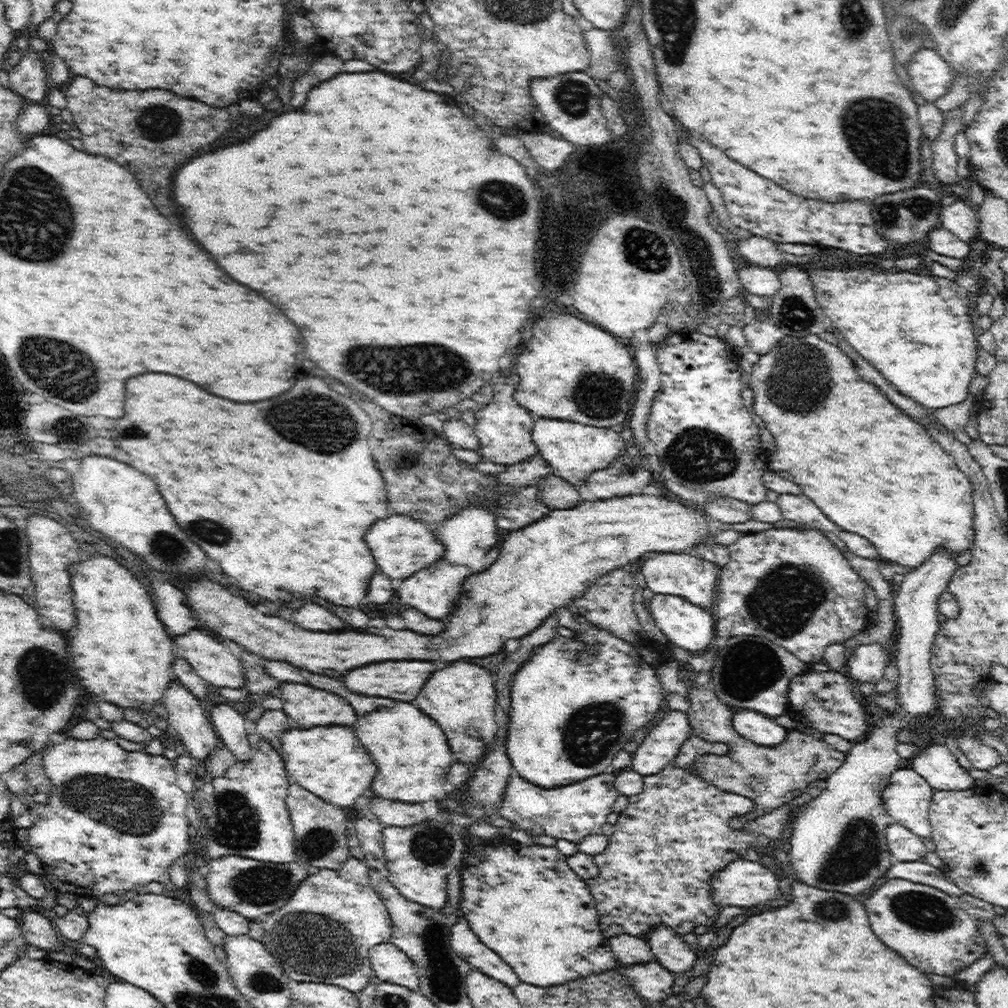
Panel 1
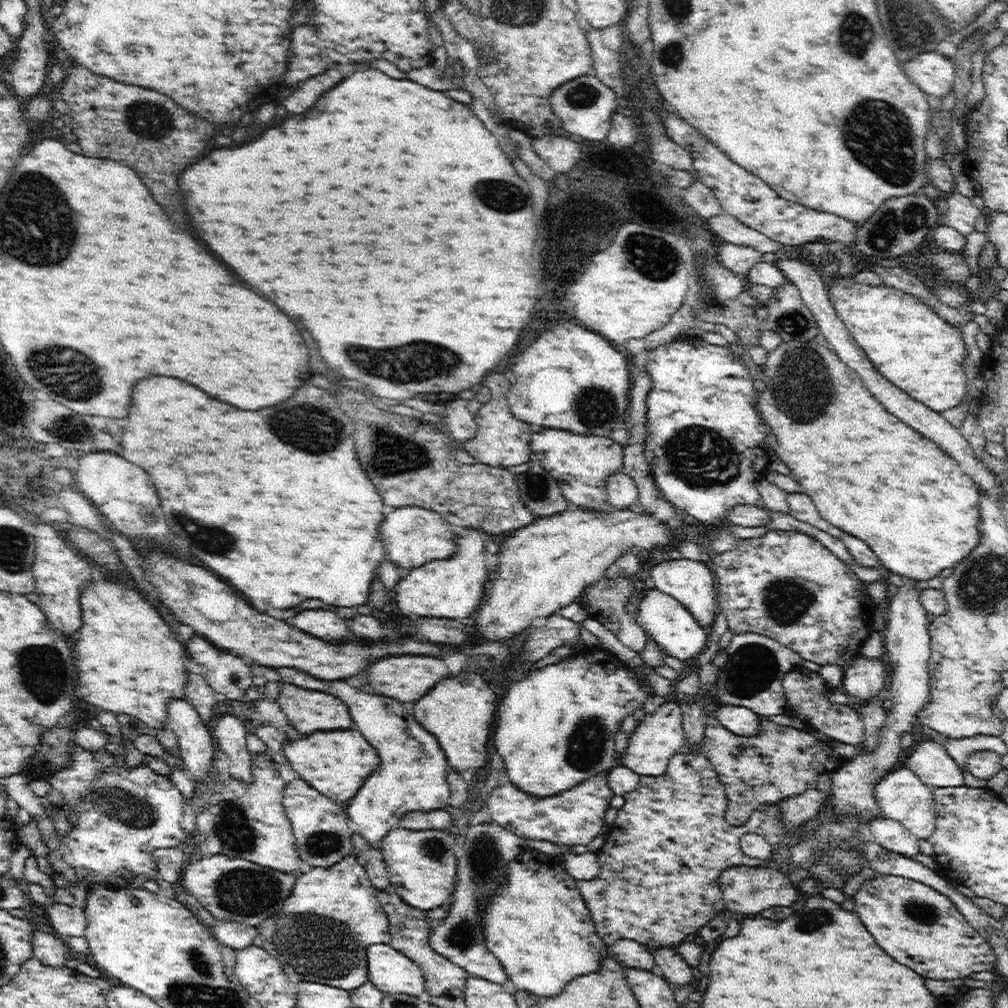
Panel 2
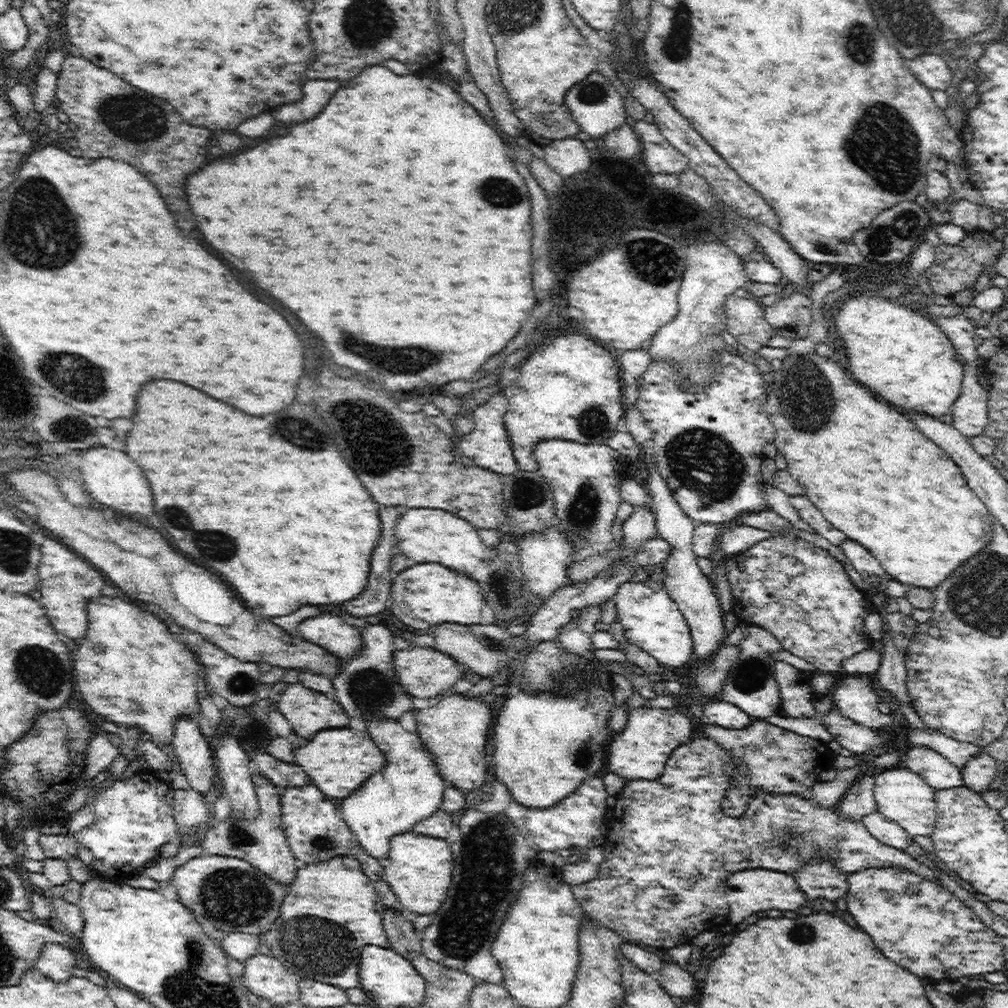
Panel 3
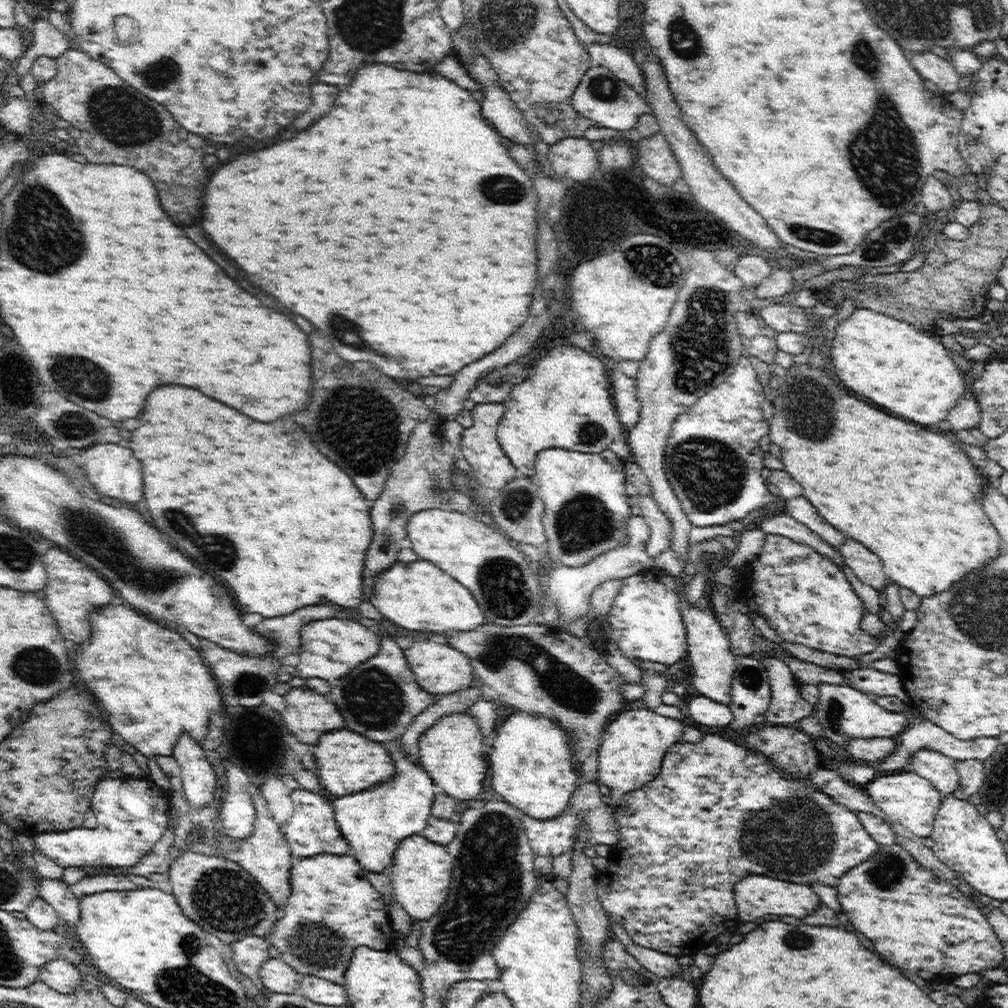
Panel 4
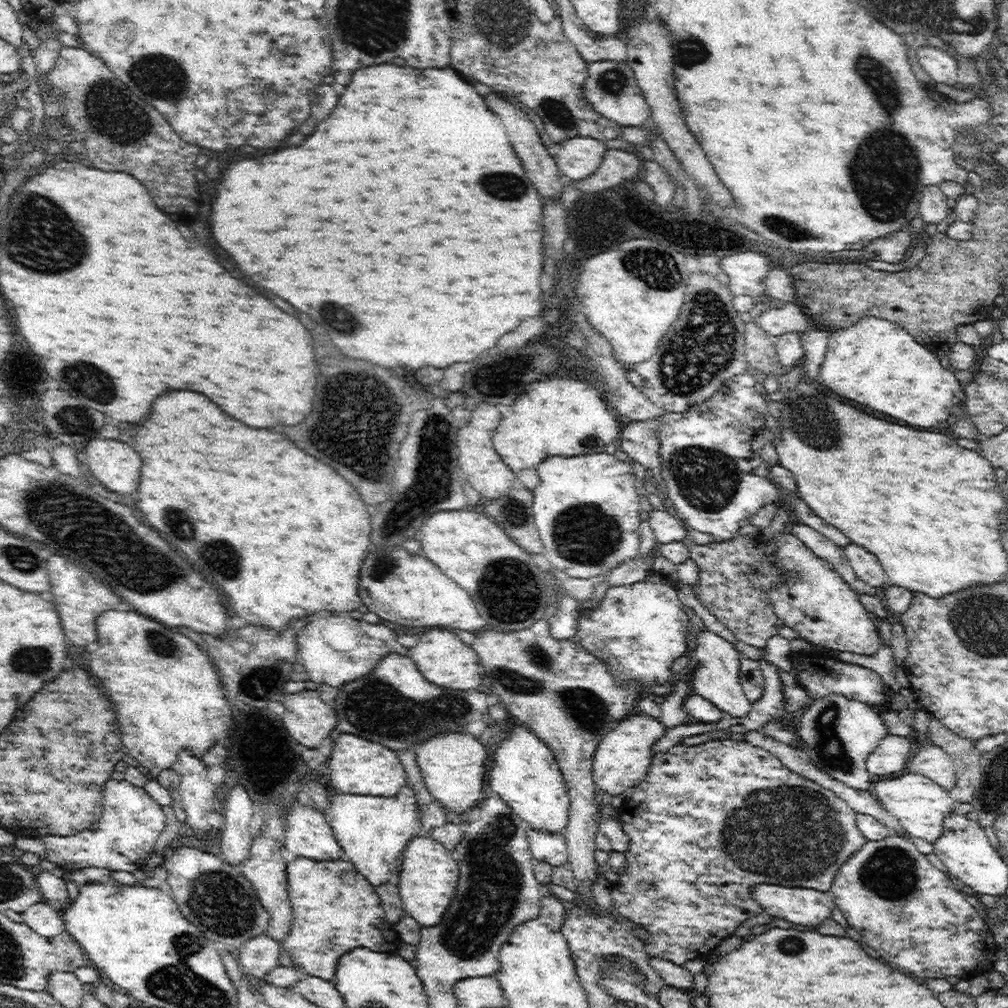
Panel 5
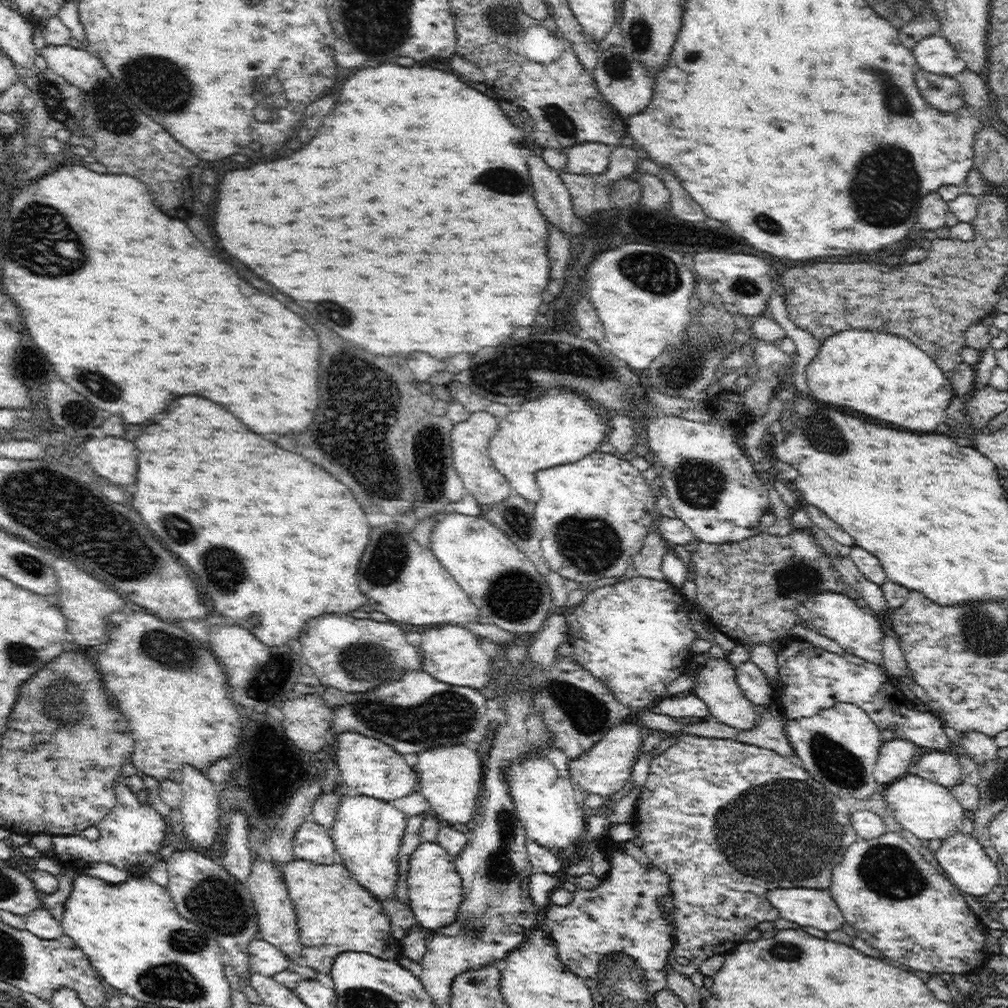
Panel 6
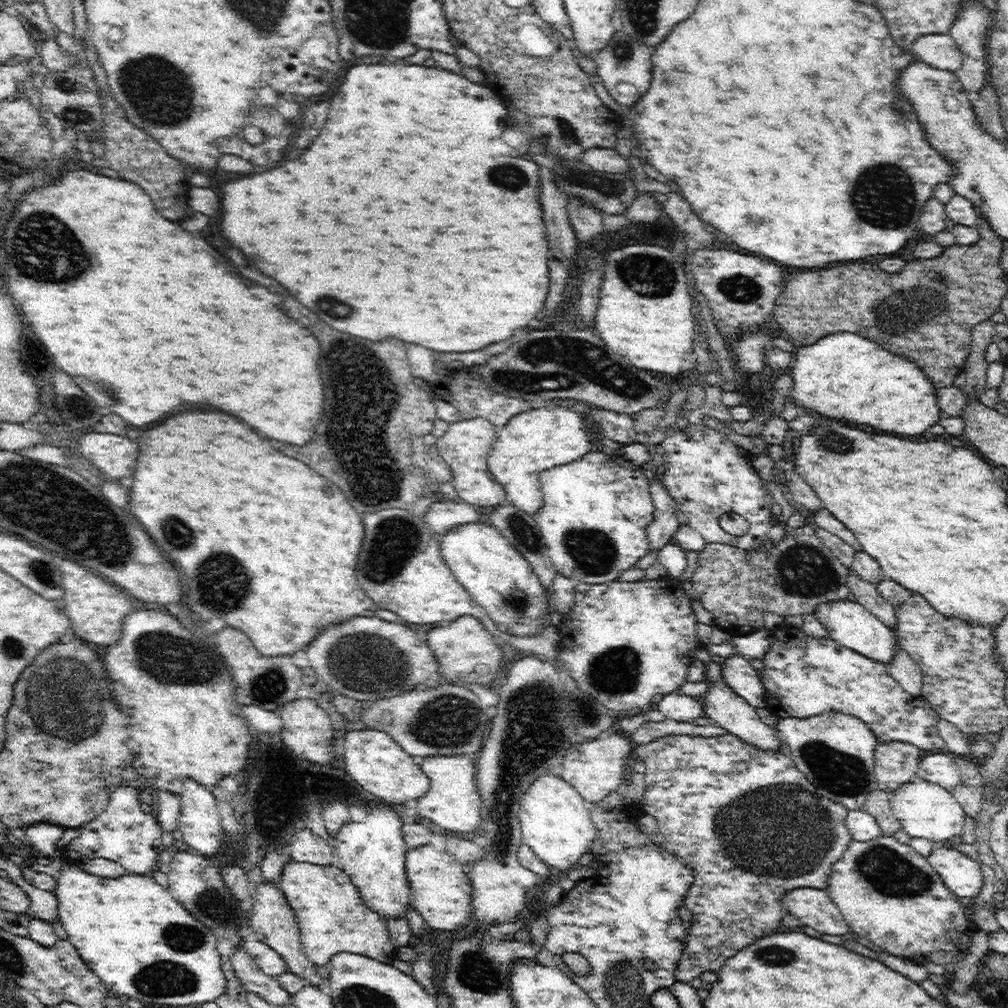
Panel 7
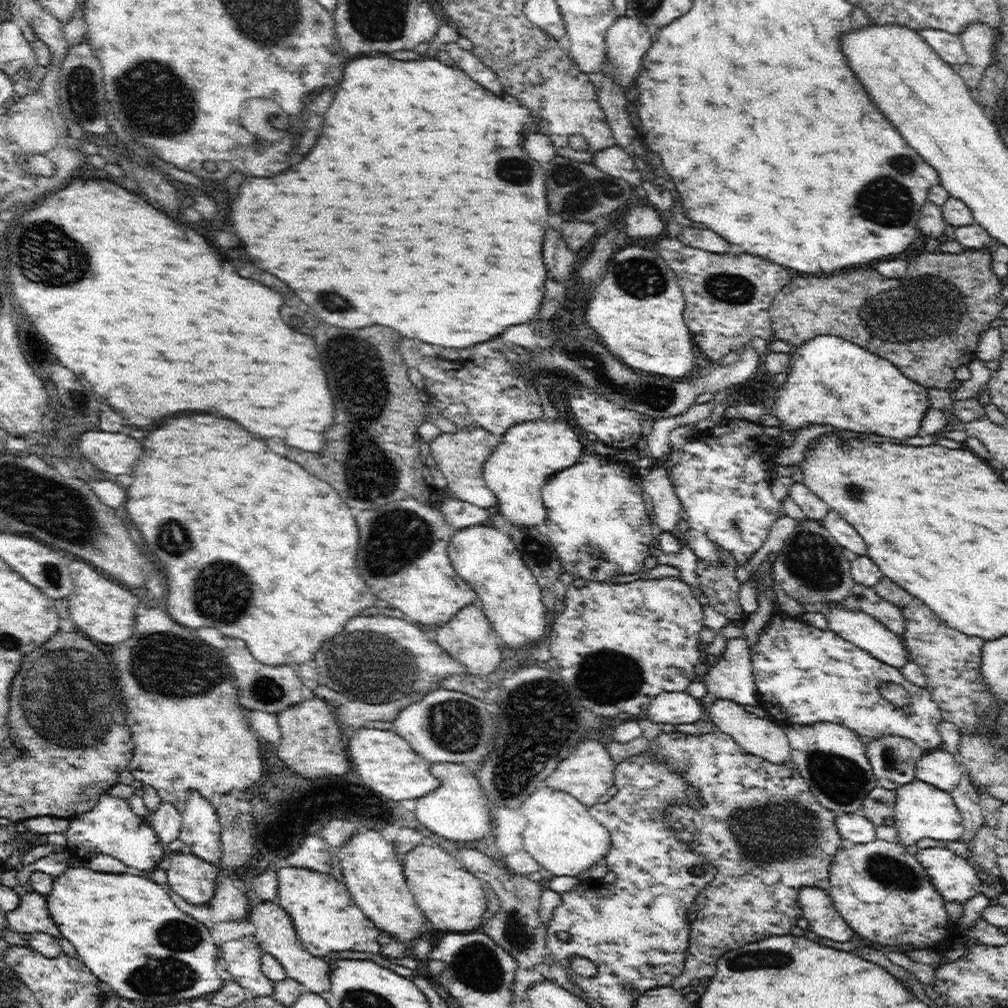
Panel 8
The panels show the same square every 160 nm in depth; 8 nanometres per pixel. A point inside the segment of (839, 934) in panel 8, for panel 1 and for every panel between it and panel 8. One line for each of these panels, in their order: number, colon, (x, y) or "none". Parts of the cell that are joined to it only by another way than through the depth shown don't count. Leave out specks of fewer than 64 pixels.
1: (744, 883)
2: (747, 890)
3: (753, 890)
4: (756, 895)
5: (807, 906)
6: (806, 906)
7: (815, 907)

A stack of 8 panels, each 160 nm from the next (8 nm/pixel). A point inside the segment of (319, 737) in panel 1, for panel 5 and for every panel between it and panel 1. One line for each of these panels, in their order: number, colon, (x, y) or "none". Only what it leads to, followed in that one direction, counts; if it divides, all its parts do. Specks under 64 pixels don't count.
2: (336, 763)
3: (339, 761)
4: (348, 762)
5: (357, 766)

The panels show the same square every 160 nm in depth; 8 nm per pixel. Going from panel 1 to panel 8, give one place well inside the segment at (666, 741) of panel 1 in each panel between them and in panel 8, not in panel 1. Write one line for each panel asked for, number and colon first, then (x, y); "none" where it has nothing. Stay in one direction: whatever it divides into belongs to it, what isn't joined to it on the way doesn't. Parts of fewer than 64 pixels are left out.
2: (660, 735)
3: (640, 751)
4: (635, 744)
5: (622, 759)
6: (604, 769)
7: (594, 768)
8: (586, 774)

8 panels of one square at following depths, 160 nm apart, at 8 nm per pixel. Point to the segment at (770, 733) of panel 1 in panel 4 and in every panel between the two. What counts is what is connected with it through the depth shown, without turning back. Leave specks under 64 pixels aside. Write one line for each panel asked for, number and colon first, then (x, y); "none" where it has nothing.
2: (740, 720)
3: (716, 711)
4: (704, 710)

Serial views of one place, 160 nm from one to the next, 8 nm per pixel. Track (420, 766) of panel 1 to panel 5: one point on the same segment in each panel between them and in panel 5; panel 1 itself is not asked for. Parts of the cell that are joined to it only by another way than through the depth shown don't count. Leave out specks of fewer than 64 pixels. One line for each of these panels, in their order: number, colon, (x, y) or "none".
2: (412, 776)
3: (409, 788)
4: (373, 821)
5: (372, 831)

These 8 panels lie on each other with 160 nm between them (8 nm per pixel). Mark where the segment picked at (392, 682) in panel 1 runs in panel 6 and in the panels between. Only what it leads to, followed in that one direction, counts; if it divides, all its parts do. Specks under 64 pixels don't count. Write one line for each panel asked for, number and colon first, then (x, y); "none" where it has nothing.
2: (405, 678)
3: (423, 672)
4: (439, 669)
5: (441, 657)
6: (452, 654)

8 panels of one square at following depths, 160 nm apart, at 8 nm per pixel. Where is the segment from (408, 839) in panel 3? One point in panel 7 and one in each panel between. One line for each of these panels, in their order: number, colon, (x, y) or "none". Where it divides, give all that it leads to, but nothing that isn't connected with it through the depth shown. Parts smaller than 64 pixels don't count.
4: (421, 872)
5: (427, 877)
6: (434, 888)
7: (440, 890)

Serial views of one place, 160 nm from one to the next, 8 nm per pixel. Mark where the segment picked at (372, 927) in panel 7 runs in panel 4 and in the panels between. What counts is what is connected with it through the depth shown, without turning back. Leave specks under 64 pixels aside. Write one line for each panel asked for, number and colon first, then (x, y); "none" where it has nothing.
4: (333, 909)
5: (336, 909)
6: (335, 914)

